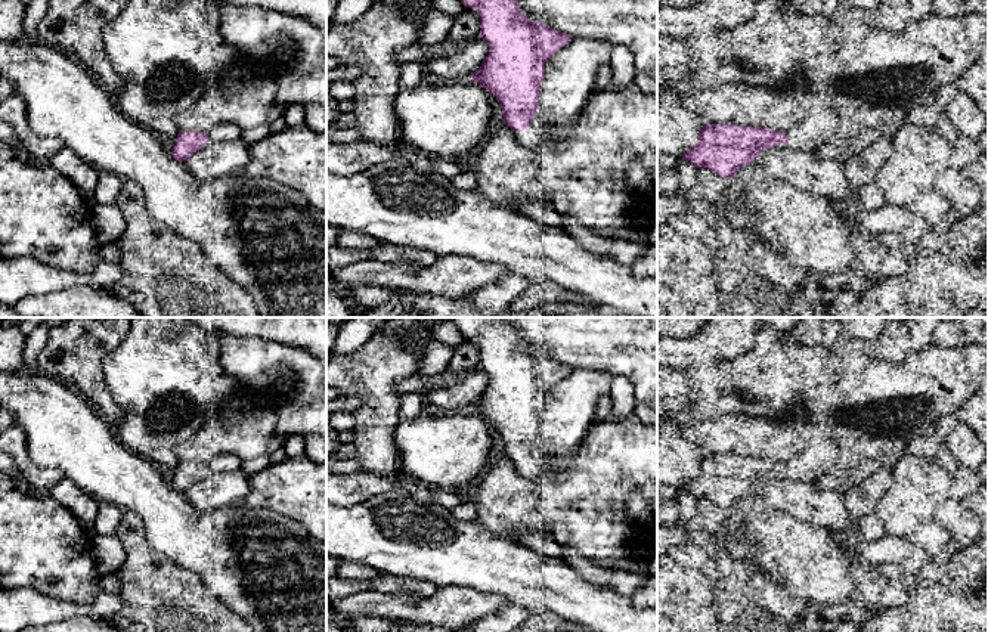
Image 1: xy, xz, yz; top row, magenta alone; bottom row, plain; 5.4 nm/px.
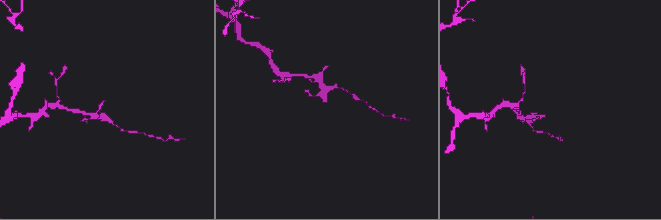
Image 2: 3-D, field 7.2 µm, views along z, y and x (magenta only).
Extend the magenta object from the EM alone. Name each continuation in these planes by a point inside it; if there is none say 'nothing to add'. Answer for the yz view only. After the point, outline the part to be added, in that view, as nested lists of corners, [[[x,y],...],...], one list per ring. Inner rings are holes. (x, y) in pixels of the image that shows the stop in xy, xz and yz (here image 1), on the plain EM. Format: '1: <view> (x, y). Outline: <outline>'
1: yz (814, 459). Outline: [[[808,434],[805,447],[787,464],[789,475],[817,481],[820,475],[829,471],[834,452],[830,439]]]

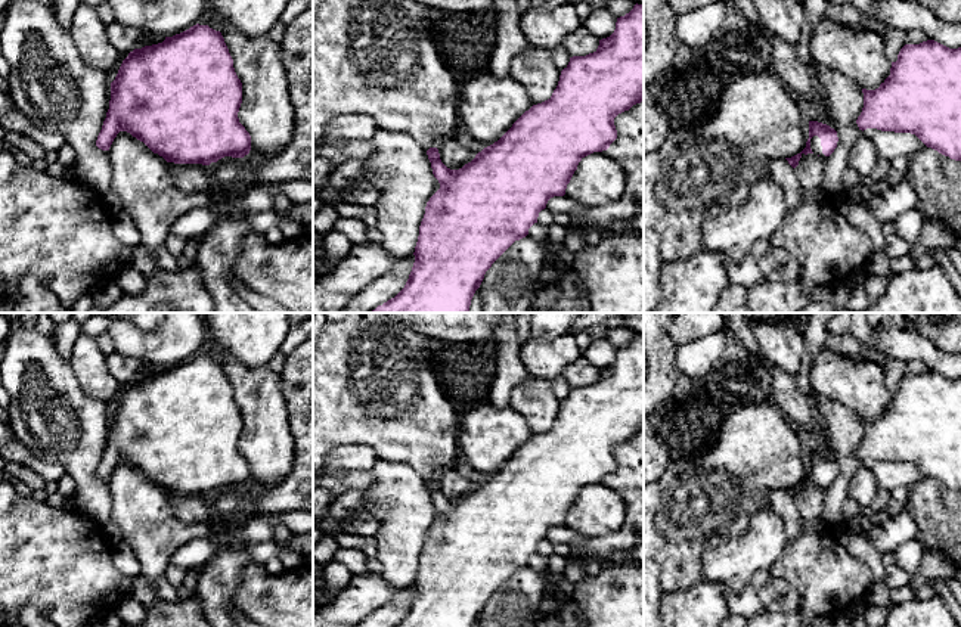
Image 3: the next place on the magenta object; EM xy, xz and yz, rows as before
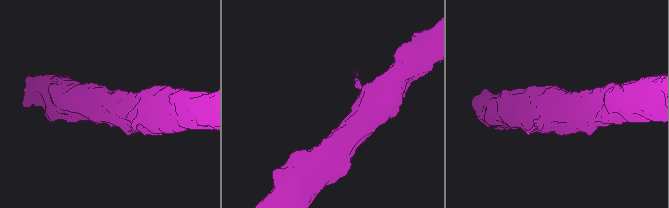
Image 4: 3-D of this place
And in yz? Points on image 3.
1: yz (815, 472). Outline: [[[813,466],[810,469],[810,479],[813,484],[819,485],[821,488],[827,488],[824,484],[822,484],[822,477],[821,477],[821,469],[818,466]]]

